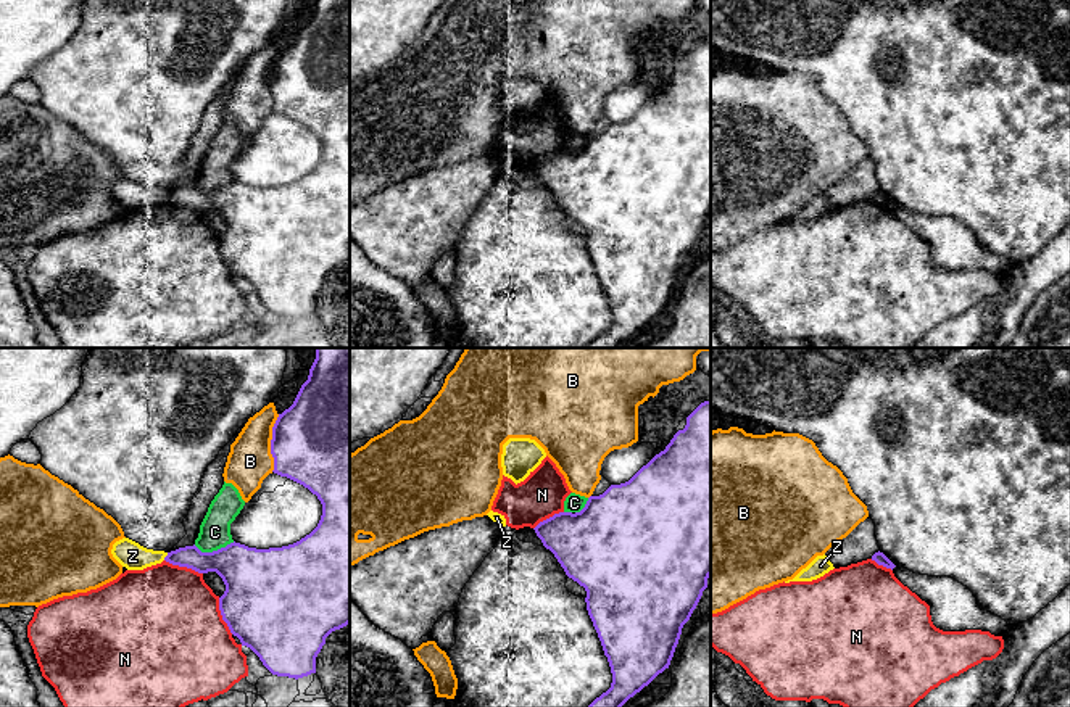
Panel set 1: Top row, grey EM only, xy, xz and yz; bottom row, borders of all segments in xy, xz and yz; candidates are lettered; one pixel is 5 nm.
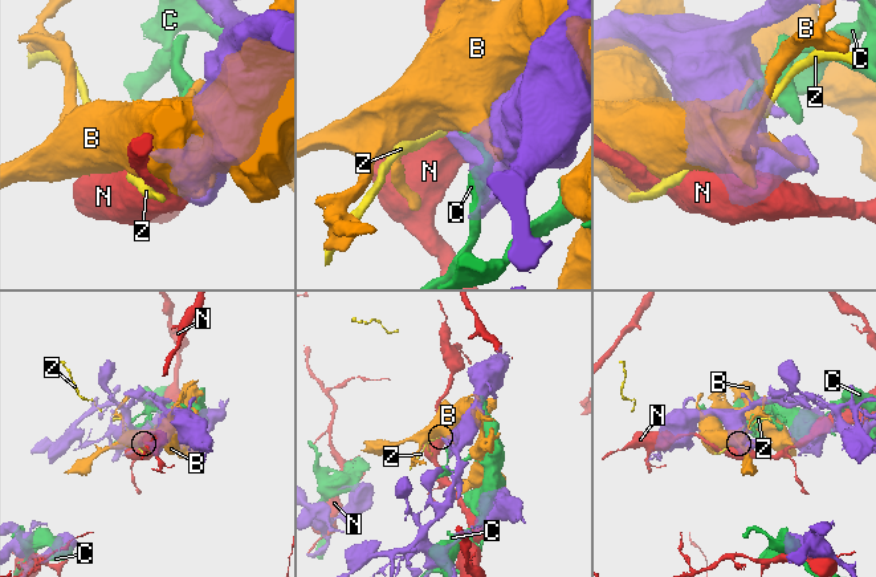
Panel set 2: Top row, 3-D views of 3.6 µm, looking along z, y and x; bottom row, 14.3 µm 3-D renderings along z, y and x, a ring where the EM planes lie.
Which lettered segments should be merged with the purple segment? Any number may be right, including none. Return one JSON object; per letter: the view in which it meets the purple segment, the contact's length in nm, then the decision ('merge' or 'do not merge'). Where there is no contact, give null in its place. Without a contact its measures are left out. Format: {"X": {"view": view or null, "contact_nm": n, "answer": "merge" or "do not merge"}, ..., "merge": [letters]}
{"B": {"view": "xy", "contact_nm": 300, "answer": "do not merge"}, "C": {"view": "xy", "contact_nm": 200, "answer": "do not merge"}, "N": {"view": "xy", "contact_nm": 200, "answer": "do not merge"}, "Z": {"view": "xy", "contact_nm": 50, "answer": "do not merge"}, "merge": []}

